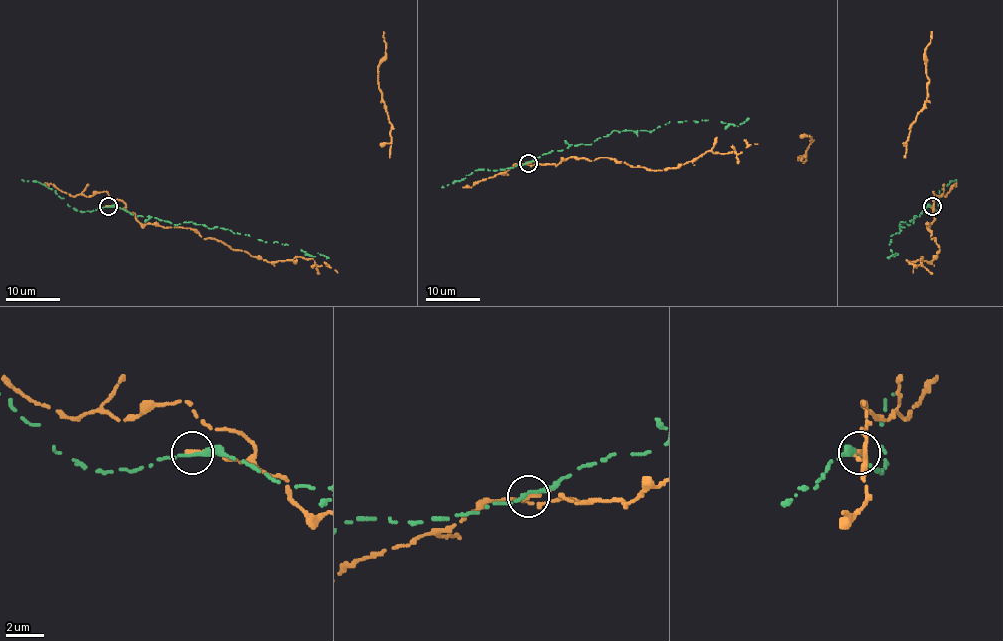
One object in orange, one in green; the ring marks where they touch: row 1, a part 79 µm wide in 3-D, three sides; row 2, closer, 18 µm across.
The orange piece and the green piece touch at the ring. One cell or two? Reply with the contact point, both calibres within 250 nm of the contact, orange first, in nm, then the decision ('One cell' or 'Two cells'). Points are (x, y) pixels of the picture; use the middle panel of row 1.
Place: (528, 163). Thickness 320 nm (orange) against 180 nm. Two cells

